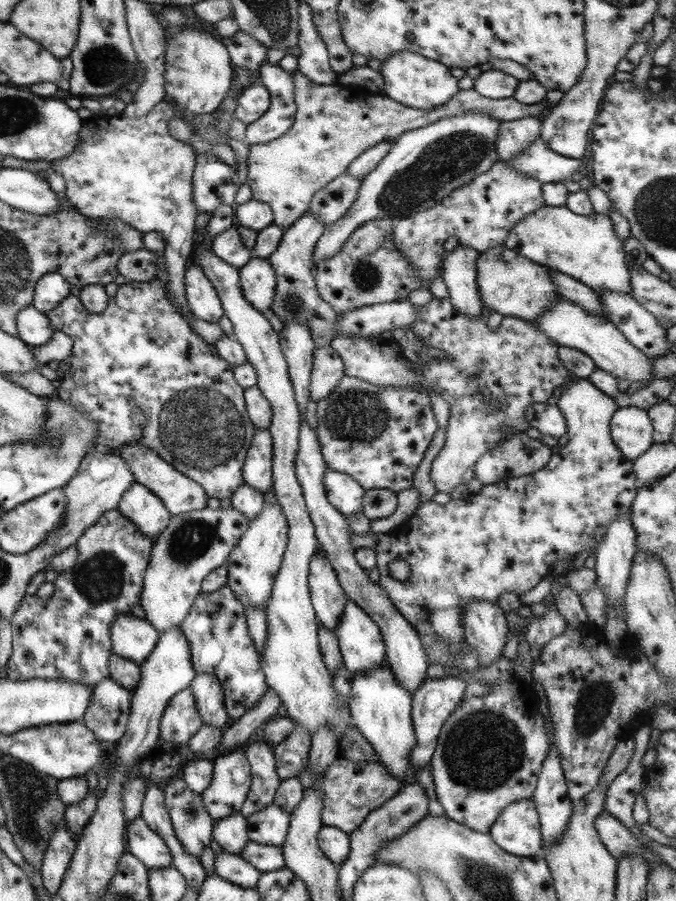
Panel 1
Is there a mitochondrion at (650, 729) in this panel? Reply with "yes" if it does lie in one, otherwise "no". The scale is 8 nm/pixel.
no

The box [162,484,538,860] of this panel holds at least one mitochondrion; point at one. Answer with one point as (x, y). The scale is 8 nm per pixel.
(457, 759)

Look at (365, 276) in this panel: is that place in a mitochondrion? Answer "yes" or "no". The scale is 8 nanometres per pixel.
yes

